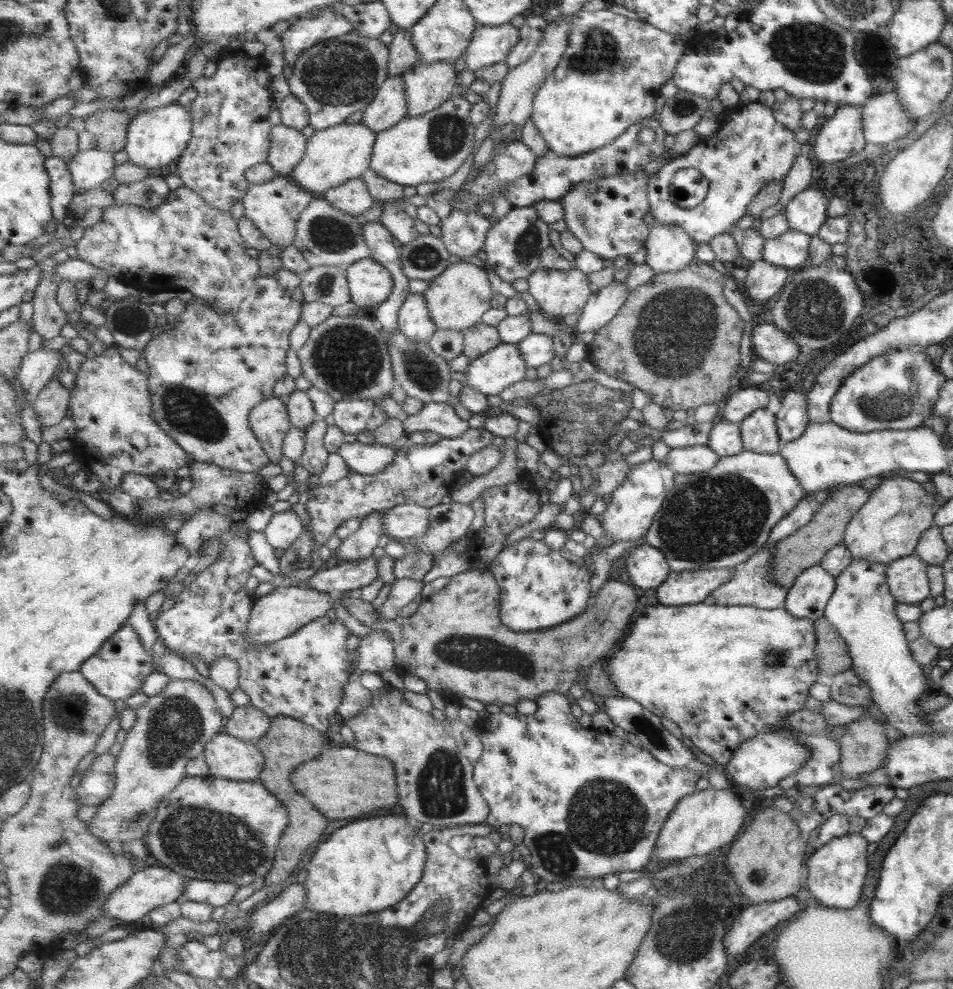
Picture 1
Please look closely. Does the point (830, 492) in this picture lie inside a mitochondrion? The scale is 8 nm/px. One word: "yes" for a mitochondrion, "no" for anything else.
no

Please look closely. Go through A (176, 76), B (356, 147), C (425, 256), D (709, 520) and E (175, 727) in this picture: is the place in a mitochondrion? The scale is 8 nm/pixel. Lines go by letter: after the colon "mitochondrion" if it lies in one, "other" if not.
A: other
B: other
C: mitochondrion
D: mitochondrion
E: mitochondrion

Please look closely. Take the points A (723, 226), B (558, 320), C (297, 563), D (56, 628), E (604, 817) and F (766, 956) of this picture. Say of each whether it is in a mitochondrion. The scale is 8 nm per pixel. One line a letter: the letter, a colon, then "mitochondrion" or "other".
A: other
B: other
C: other
D: other
E: mitochondrion
F: other

